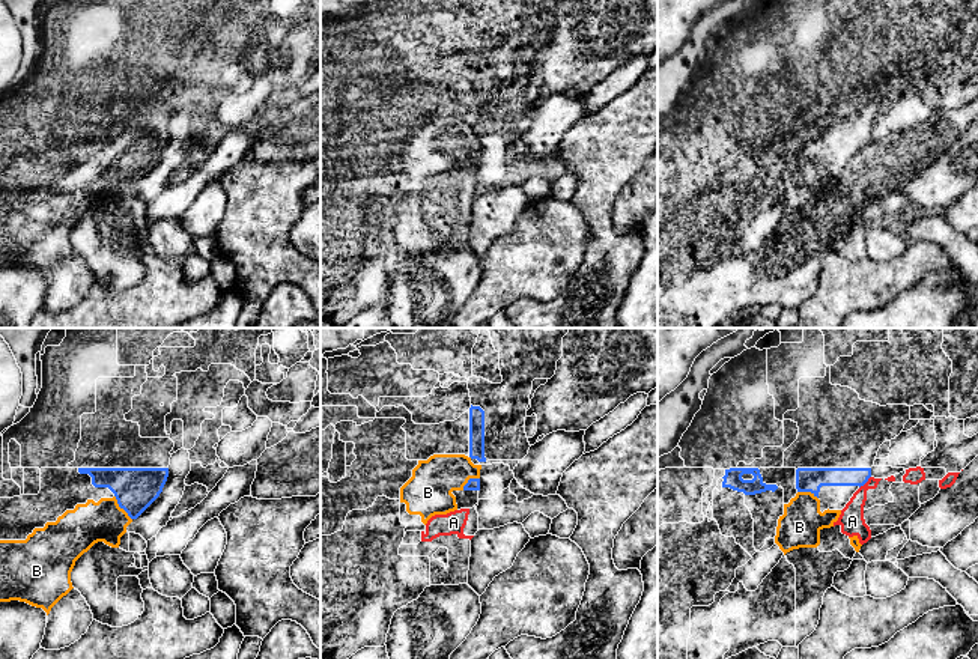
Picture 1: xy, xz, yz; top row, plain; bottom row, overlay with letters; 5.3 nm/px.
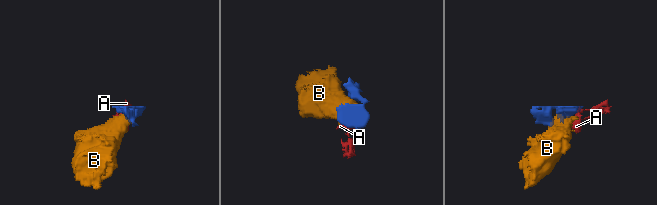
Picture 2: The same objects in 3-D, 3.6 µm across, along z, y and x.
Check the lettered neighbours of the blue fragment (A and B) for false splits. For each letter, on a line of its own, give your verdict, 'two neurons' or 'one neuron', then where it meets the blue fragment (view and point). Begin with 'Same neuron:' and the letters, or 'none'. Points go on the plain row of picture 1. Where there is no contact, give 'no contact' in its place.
Same neuron: B
A: two neurons; meets blue in yz at (865, 145)
B: one neuron; meets blue in xy at (121, 170)

